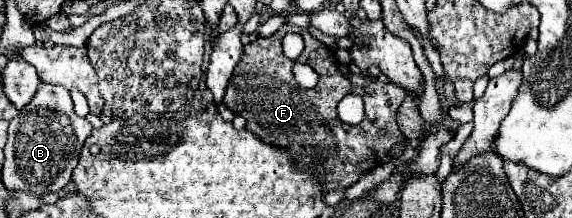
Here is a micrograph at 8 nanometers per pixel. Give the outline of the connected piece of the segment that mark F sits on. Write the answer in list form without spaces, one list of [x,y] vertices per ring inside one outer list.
[[[284,24],[270,38],[258,38],[256,42],[244,46],[242,60],[234,68],[224,102],[234,114],[244,114],[246,128],[260,140],[290,150],[298,164],[314,168],[314,172],[322,178],[326,192],[348,188],[356,184],[364,172],[384,162],[394,144],[404,142],[396,124],[396,112],[408,92],[396,84],[380,82],[366,88],[354,86],[352,92],[364,98],[366,118],[358,126],[348,126],[338,118],[336,106],[346,94],[350,94],[350,80],[338,72],[334,52],[320,40],[312,38],[306,30],[300,32],[306,48],[298,60],[302,64],[310,64],[314,70],[326,70],[326,74],[320,74],[316,88],[306,90],[296,84],[292,76],[292,60],[282,52],[282,38],[286,32],[300,32],[300,28]]]

